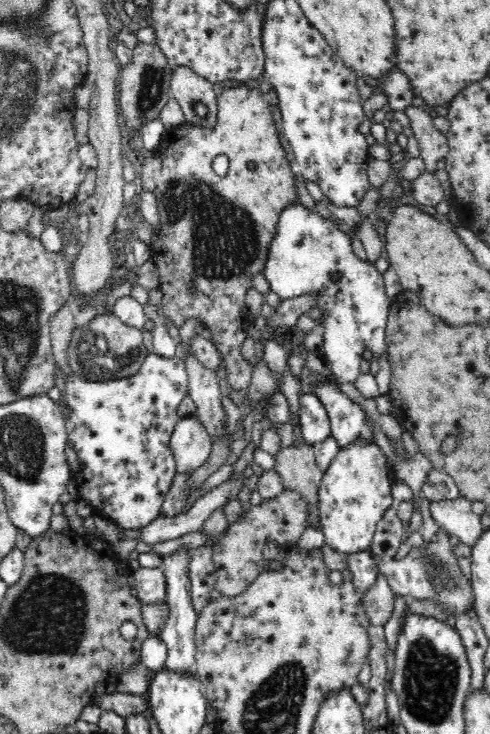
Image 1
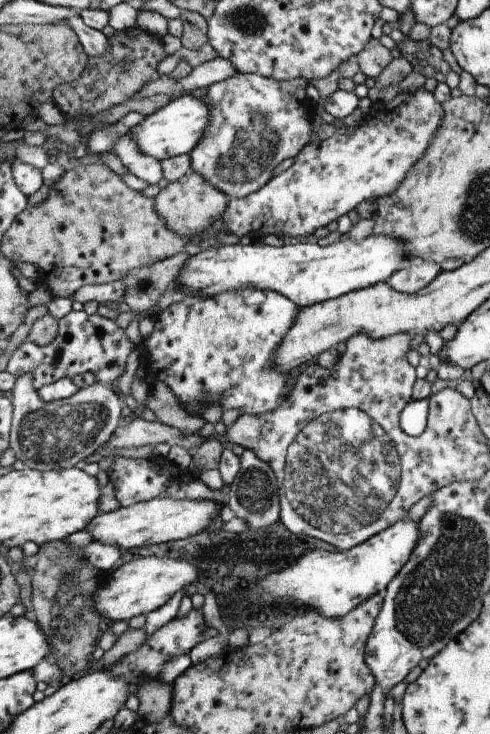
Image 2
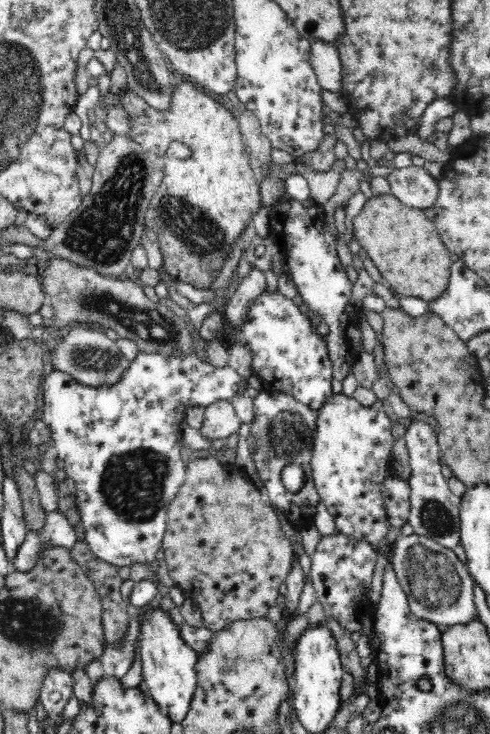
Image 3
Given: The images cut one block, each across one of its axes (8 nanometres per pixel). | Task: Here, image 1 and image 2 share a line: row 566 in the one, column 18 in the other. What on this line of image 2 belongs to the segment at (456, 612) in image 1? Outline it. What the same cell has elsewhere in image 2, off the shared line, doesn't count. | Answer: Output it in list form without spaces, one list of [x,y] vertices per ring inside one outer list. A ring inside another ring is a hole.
[[[22,374],[14,382],[12,397],[9,448],[15,452],[16,459],[24,462],[24,468],[42,473],[82,466],[88,456],[105,446],[118,425],[123,422],[120,416],[124,406],[123,396],[117,389],[107,387],[98,381],[93,385],[81,387],[76,394],[67,399],[46,402],[40,398],[38,391],[34,388],[32,374]]]

